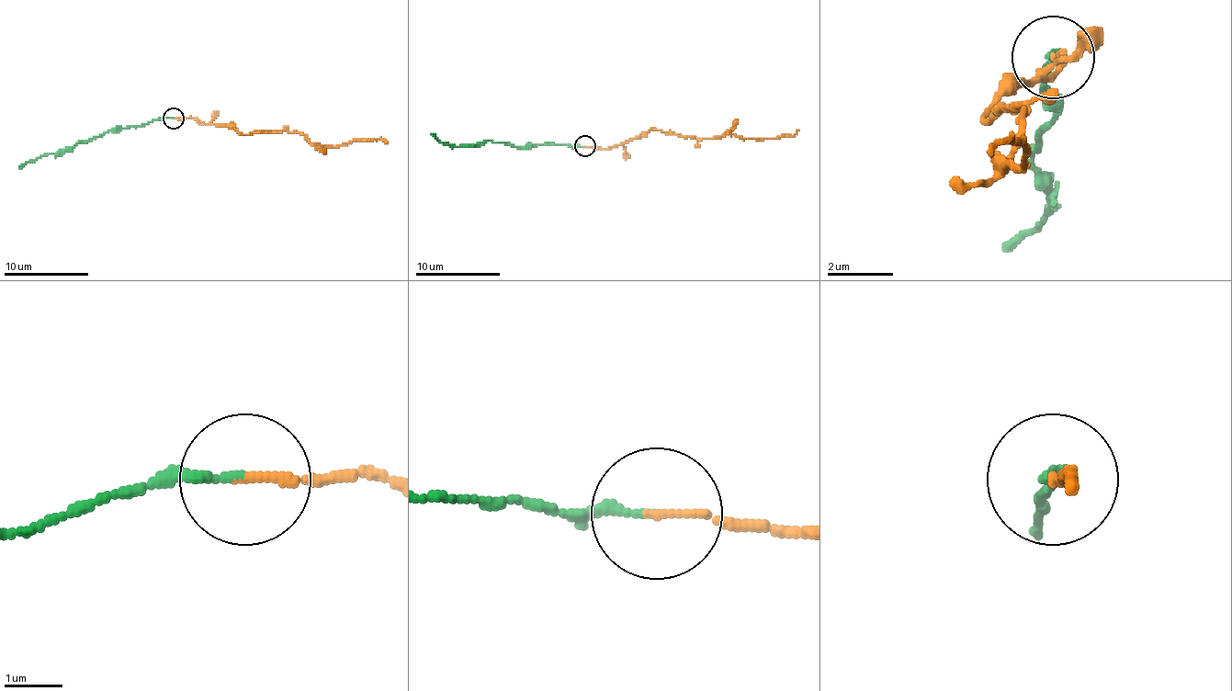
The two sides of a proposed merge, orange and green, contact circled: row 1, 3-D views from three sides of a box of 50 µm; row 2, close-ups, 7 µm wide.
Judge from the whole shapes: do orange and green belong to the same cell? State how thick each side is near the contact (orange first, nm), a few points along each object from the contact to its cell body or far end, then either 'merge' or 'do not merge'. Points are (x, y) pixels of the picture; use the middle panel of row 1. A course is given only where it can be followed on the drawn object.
130 nm thick on the orange side, 140 nm on the other; orange runs (585, 147), (608, 149), (655, 130), (699, 138), (727, 134), (743, 138), (792, 136), (798, 130); green runs (585, 147), (524, 147), (488, 141), (452, 147), (431, 134); merge

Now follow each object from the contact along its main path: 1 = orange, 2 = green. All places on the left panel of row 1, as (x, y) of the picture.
1: (174, 118), (229, 124), (243, 134), (300, 132), (315, 145), (332, 147), (380, 139), (387, 143)
2: (174, 118), (159, 118), (140, 126), (112, 128), (57, 153), (40, 155), (19, 168)

